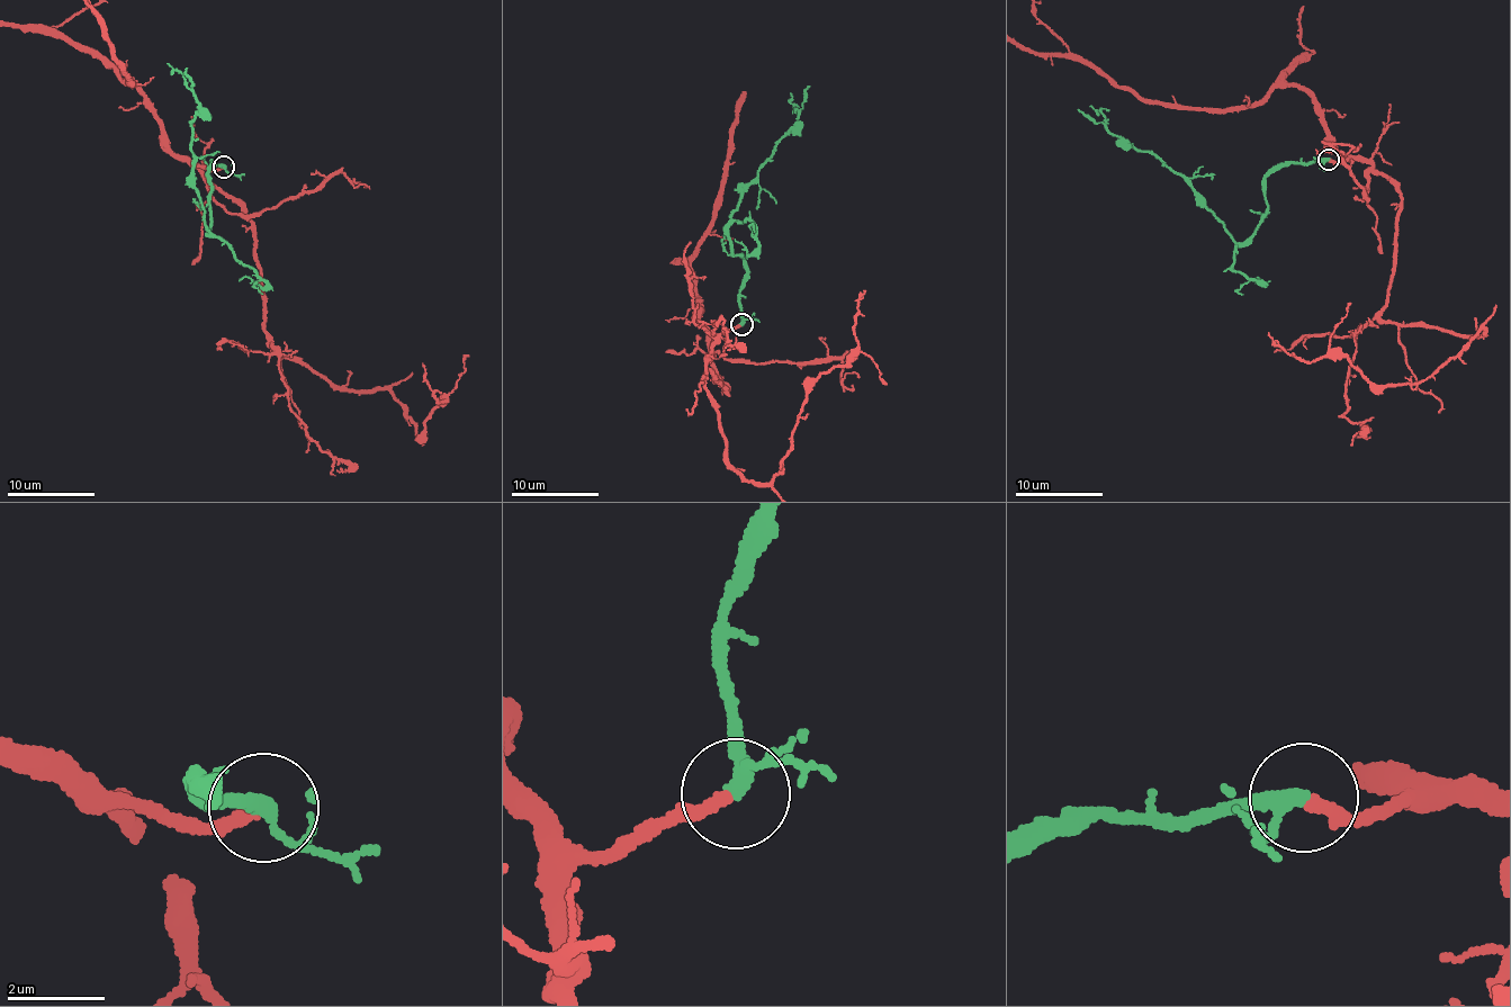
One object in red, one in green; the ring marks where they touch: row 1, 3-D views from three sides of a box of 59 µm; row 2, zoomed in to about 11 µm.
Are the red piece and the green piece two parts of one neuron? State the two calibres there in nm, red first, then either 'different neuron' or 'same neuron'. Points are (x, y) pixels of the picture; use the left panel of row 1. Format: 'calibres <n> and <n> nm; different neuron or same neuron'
calibres 260 and 280 nm; same neuron

